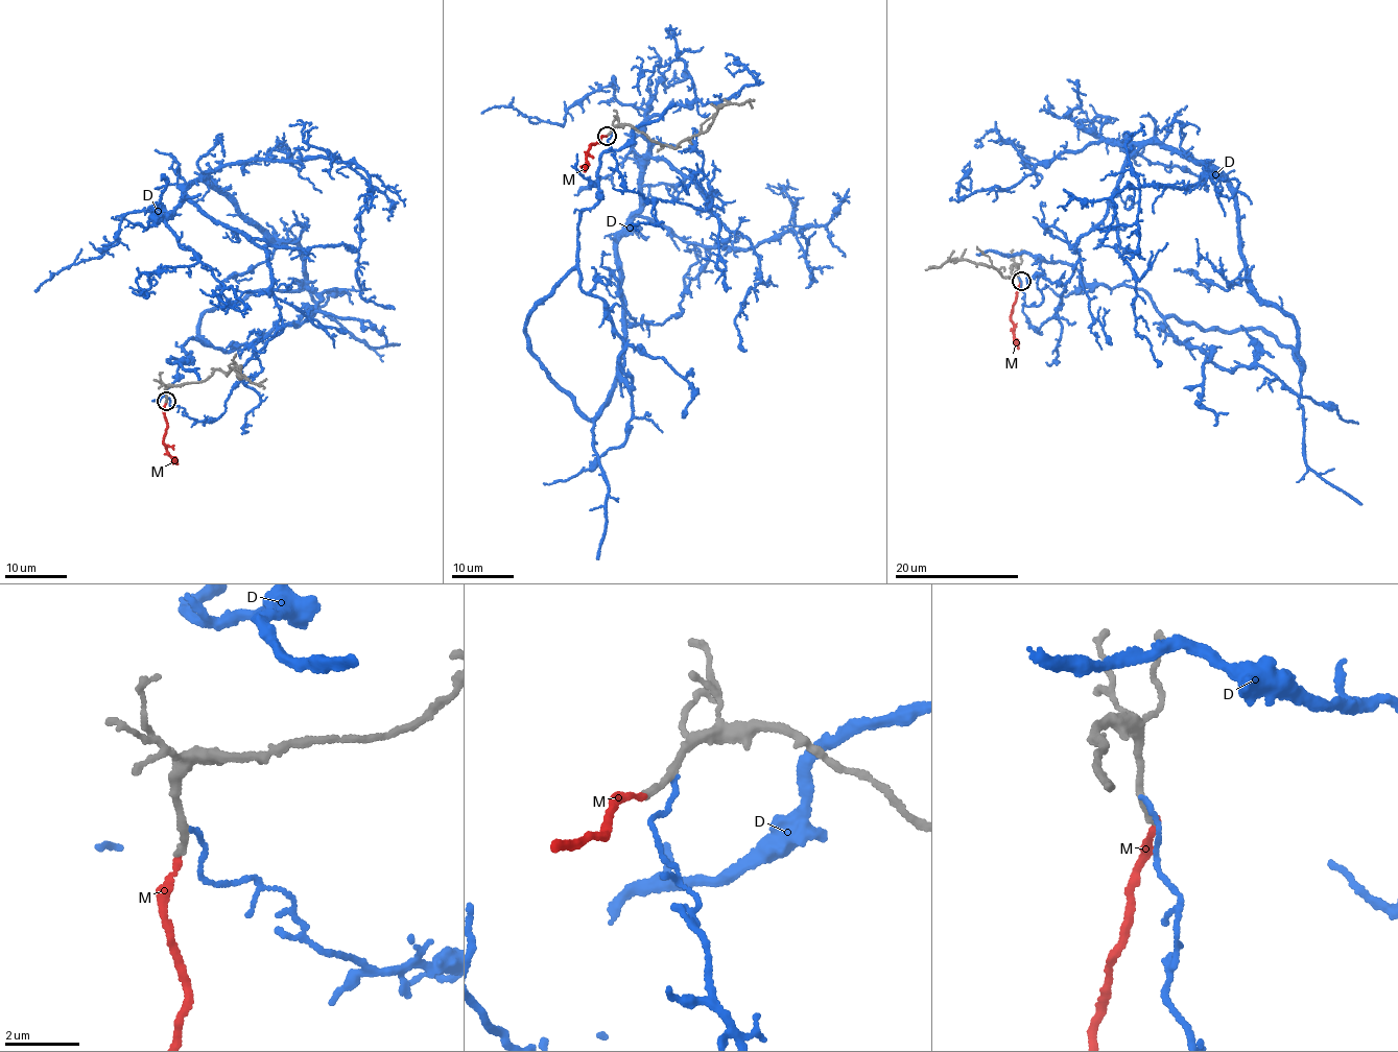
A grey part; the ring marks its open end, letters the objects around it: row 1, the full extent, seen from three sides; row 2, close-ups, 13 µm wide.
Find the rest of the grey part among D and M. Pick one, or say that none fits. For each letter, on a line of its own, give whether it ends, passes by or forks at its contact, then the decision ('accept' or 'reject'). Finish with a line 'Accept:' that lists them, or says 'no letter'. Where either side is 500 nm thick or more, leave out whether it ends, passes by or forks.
D: it ends there; reject
M: it ends there; accept
Accept: M

